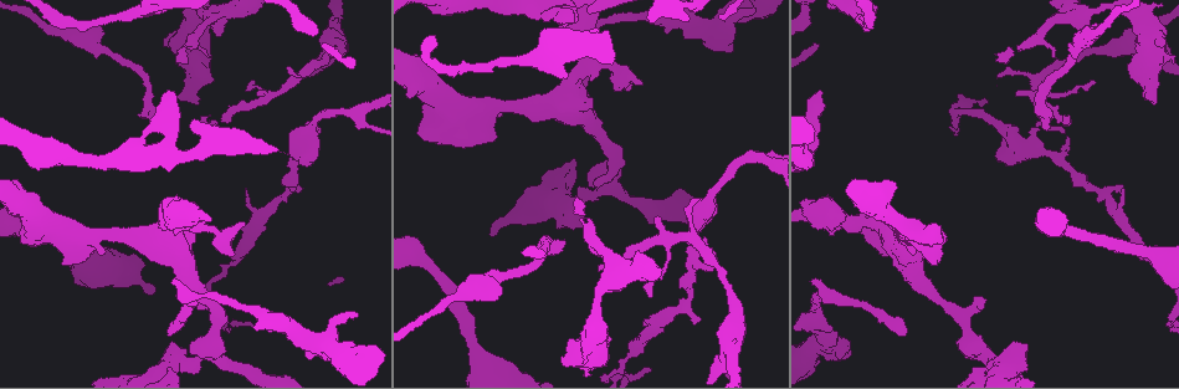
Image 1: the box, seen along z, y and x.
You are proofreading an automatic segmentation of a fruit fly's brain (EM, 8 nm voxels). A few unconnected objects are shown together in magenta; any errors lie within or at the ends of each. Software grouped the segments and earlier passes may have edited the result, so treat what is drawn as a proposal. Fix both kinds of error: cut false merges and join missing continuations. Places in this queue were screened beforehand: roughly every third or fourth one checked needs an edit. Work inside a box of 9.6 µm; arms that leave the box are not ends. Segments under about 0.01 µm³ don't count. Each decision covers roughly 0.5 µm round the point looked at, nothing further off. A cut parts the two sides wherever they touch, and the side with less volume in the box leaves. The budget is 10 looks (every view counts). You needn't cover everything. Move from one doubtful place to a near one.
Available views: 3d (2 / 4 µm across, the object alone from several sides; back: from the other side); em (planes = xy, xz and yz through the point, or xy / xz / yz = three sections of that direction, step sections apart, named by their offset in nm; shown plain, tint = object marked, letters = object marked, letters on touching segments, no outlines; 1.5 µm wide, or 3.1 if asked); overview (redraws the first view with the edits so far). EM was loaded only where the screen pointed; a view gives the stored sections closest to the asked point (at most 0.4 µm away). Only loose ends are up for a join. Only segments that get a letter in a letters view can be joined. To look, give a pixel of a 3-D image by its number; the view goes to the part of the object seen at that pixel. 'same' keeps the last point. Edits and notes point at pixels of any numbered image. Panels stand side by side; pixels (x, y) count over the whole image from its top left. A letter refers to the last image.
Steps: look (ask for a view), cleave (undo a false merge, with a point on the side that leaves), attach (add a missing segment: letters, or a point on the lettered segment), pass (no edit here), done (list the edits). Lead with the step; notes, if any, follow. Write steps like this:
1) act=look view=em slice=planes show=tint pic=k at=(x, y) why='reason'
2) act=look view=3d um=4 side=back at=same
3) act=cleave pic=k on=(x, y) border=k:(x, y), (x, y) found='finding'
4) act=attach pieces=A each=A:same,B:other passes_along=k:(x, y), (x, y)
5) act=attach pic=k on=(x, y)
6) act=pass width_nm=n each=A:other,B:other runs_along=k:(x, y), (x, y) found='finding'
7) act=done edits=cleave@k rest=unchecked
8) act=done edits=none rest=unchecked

act=look view=em slice=xy step=4 show=letters pic=1 at=(232, 253)

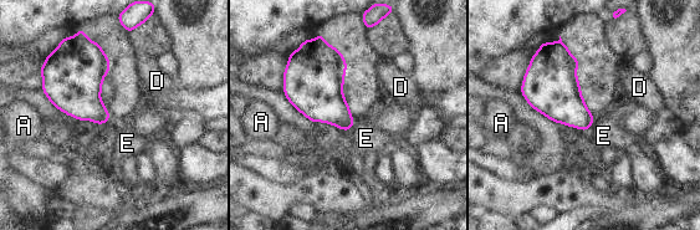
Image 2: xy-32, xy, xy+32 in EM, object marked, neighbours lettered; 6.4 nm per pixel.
act=pass each=A:other,D:other,E:other border=2:(594, 118), (586, 131) found='no lettered segment goes on from it'

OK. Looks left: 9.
act=look view=em slice=planes show=letters pic=1 at=(498, 117) why='an open end'

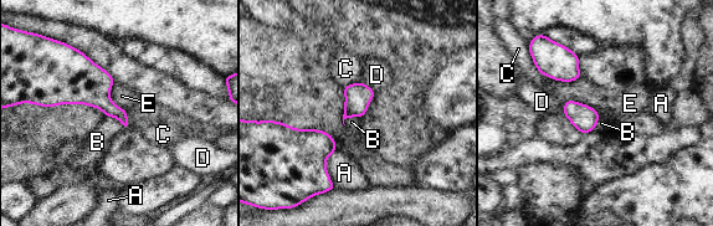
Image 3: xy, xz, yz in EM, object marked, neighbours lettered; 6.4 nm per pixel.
act=pass each=A:other,B:other,C:other,D:other,E:other found='none of them fits'

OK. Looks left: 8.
act=look view=em slice=yz step=8 show=letters pic=1 at=(1120, 186) why='free end'

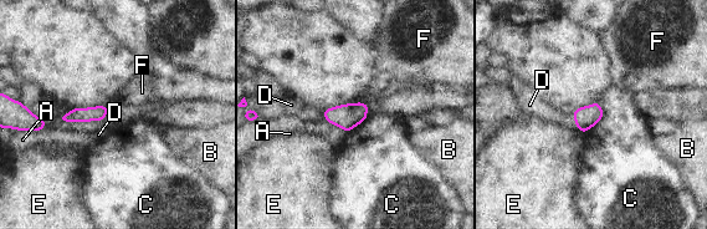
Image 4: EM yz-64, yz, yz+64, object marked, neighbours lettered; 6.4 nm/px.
act=pass longest_contact=C:240nm each=A:other,B:other,C:other,D:other,E:other,F:other found='no lettered segment goes on from it'

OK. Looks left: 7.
act=look view=em slice=planes show=letters pic=1 at=(1048, 128) why='end of a long branch'

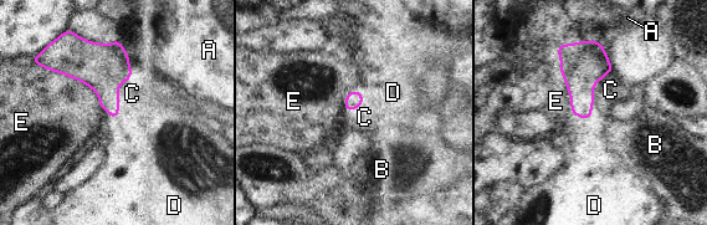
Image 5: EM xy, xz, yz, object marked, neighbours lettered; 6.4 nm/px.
act=attach pic=5 on=(393, 92) each=A:other,B:other,C:other,D:same,E:other passes_along=5:(354, 100), (362, 97), (393, 92) found='it goes on there'

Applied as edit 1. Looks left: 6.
act=done edits=attach@5 rest=unchecked

